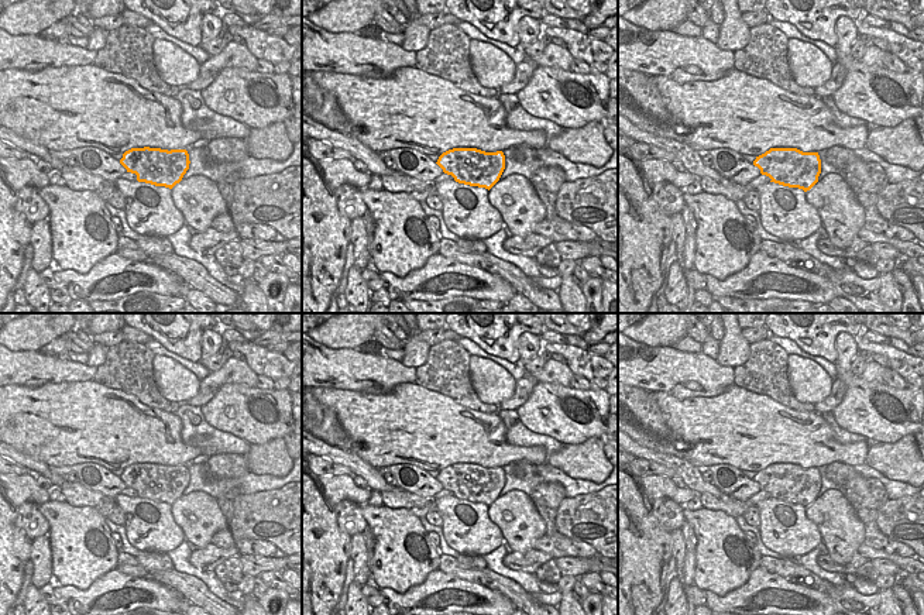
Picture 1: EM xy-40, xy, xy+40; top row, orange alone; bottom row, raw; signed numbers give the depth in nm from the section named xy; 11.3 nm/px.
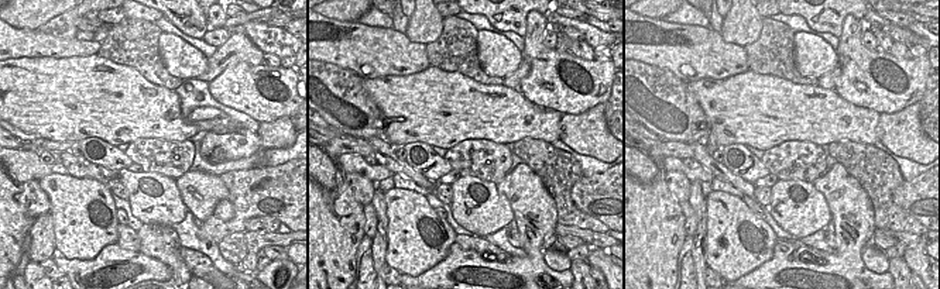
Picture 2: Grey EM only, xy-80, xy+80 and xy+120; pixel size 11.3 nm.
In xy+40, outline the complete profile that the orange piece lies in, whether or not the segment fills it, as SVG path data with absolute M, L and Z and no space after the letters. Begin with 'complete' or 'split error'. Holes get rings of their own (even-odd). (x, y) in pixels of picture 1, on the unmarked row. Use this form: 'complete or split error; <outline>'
split error; M770 464L756 473L753 481L760 485L760 491L748 499L748 508L769 498L807 508L821 489L818 468L803 468L797 464Z

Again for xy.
split error; M453 464L443 468L436 480L443 485L443 489L433 497L434 501L443 497L456 497L490 506L505 485L505 471L502 467Z

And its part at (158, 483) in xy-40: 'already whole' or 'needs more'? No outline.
needs more

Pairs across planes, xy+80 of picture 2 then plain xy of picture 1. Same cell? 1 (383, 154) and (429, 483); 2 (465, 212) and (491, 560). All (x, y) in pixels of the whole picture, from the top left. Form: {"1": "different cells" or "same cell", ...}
{"1": "different cells", "2": "different cells"}

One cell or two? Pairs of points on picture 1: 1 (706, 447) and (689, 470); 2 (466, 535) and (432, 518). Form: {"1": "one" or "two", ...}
{"1": "two", "2": "two"}

